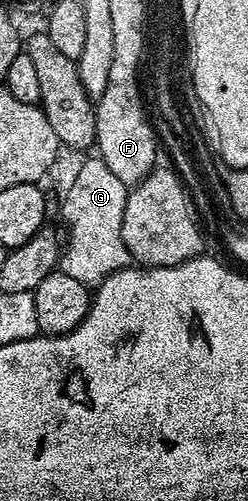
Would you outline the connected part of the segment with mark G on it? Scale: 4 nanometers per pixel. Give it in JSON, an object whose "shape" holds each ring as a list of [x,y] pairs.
{"shape":[[[94,155],[85,158],[76,180],[62,196],[62,217],[68,229],[59,257],[59,272],[77,279],[88,287],[100,285],[108,275],[127,268],[132,261],[124,247],[123,219],[127,205],[128,186]]]}

